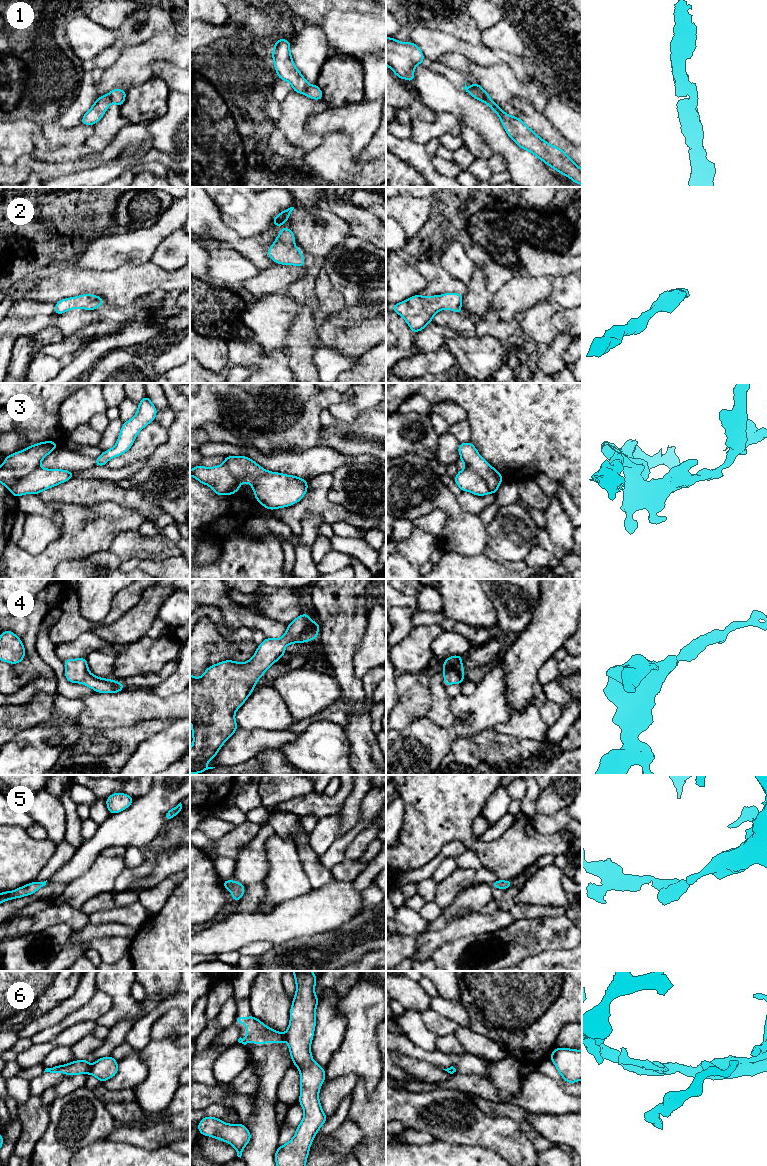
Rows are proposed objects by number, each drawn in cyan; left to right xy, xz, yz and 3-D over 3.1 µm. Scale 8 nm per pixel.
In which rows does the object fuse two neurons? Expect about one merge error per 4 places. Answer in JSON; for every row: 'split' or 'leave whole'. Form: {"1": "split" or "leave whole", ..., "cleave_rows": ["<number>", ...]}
{"1": "leave whole", "2": "leave whole", "3": "split", "4": "leave whole", "5": "leave whole", "6": "split", "cleave_rows": ["3", "6"]}

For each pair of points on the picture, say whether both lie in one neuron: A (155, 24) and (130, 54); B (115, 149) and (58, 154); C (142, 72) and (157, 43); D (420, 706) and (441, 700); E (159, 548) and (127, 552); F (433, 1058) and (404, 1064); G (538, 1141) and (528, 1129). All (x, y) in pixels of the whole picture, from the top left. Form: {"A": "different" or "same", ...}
{"A": "different", "B": "different", "C": "same", "D": "different", "E": "same", "F": "different", "G": "same"}

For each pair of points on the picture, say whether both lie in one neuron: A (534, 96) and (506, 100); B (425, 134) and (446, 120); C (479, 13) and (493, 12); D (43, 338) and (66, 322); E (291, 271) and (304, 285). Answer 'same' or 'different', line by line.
A: same
B: same
C: same
D: different
E: different

